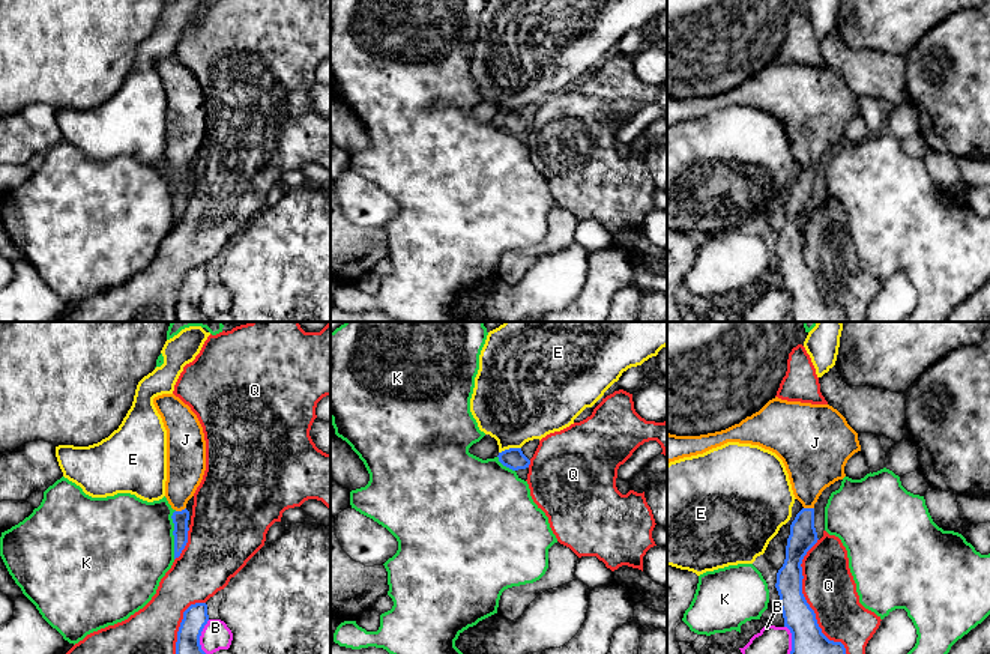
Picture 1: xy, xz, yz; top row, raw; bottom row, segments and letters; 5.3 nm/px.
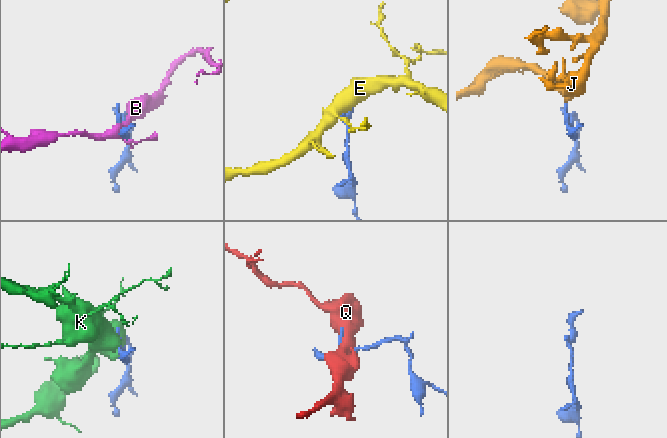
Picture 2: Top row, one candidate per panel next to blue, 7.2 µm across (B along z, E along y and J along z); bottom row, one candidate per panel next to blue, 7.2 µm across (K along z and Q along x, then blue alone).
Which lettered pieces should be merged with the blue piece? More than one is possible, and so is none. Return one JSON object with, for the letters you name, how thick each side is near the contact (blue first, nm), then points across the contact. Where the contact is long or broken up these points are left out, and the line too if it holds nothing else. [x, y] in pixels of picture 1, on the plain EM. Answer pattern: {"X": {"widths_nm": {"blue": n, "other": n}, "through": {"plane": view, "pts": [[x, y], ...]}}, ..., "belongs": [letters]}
{"J": {"widths_nm": {"blue": 80, "other": 200}, "through": {"plane": "xy", "pts": [[181, 182], [182, 173], [181, 146], [185, 127]]}}, "belongs": ["J"]}

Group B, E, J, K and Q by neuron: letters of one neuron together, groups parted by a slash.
B / E / J / K / Q

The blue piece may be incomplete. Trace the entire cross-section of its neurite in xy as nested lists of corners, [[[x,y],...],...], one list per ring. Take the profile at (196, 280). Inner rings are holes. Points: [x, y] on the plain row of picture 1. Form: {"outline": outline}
{"outline": [[[206,266],[191,268],[183,275],[176,305],[177,322],[210,322],[200,308],[200,299],[207,284],[209,278]]]}

